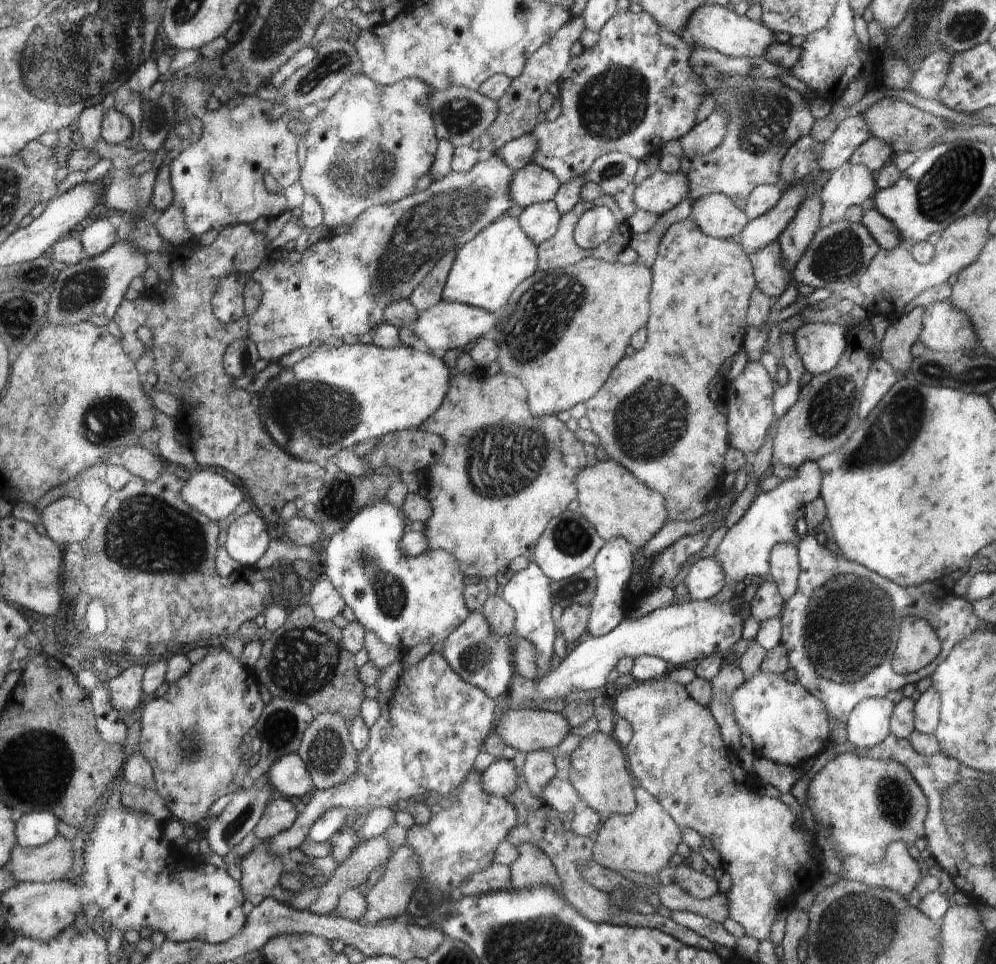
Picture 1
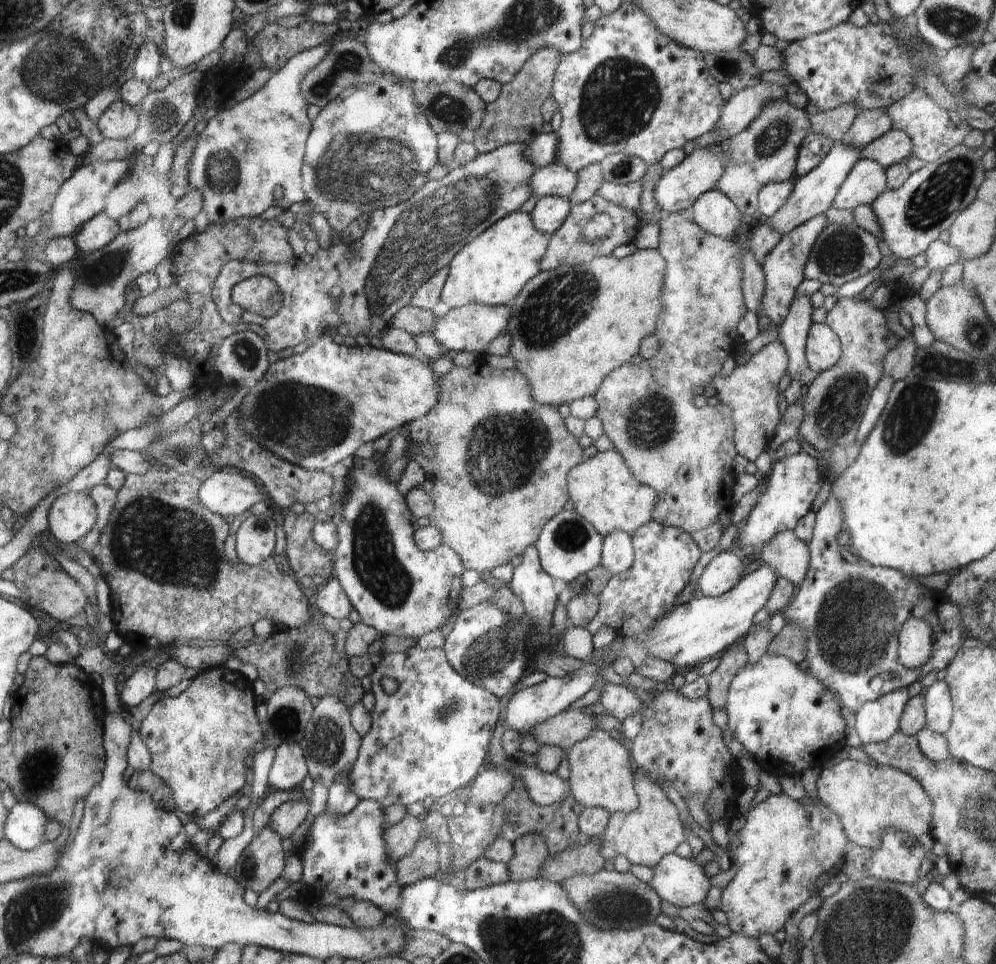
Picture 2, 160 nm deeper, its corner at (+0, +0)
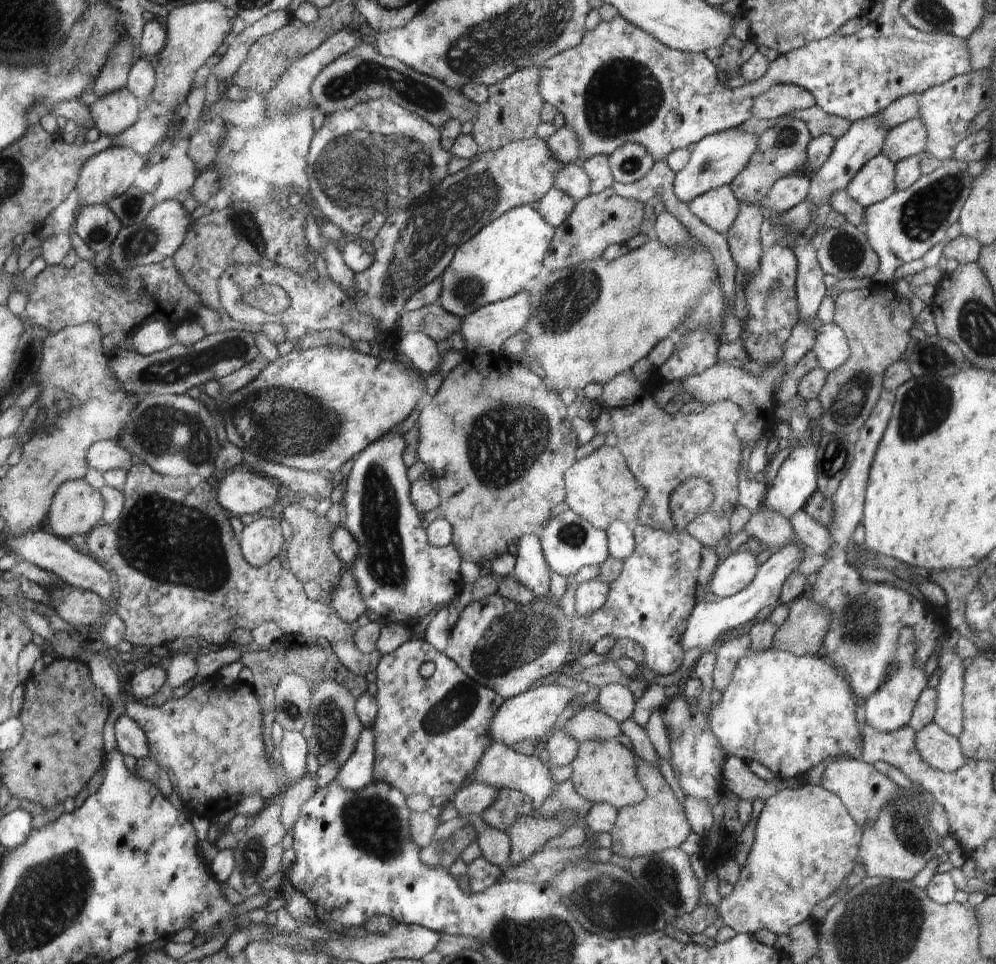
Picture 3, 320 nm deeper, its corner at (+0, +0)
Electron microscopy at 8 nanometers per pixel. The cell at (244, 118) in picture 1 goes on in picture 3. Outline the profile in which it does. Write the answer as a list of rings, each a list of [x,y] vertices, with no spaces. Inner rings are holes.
[[[350,25],[343,28],[342,31],[335,32],[316,51],[312,51],[308,56],[292,64],[284,72],[284,76],[280,78],[276,88],[266,95],[269,106],[267,115],[269,118],[265,125],[245,129],[228,125],[227,123],[223,124],[227,128],[227,140],[219,152],[217,161],[212,164],[212,167],[216,167],[221,174],[221,178],[217,179],[221,184],[221,188],[228,186],[228,184],[234,186],[234,198],[250,203],[255,207],[262,206],[272,200],[272,186],[278,186],[278,188],[288,188],[290,186],[290,192],[298,192],[304,199],[309,198],[308,175],[306,172],[307,154],[309,153],[313,134],[315,133],[312,127],[314,102],[311,95],[311,86],[323,68],[326,68],[326,66],[334,62],[339,56],[346,54],[360,44],[362,44],[362,35],[357,25]]]

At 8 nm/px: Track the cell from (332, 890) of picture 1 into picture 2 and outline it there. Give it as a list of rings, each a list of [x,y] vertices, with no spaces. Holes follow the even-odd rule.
[[[410,814],[386,828],[384,840],[387,842],[387,858],[396,862],[410,854],[421,836],[422,828],[425,828],[422,818]]]

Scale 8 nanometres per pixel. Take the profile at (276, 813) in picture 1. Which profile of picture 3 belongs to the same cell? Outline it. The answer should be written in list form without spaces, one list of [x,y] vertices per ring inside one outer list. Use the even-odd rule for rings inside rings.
[[[306,774],[292,782],[282,797],[280,820],[285,827],[290,827],[298,820],[303,802],[309,799],[319,787],[315,774]]]

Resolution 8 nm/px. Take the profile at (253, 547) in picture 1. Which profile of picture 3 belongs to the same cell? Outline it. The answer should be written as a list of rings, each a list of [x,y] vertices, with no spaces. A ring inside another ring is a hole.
[[[262,516],[244,526],[240,533],[244,556],[248,564],[256,567],[264,566],[276,557],[284,542],[280,520],[276,517]]]

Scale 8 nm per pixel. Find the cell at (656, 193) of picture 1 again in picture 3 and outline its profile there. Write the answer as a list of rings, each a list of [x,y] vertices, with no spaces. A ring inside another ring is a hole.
[[[737,127],[708,135],[694,146],[688,164],[675,173],[674,194],[682,202],[688,204],[696,196],[703,195],[706,191],[729,185],[745,170],[758,146],[758,135],[740,131]]]

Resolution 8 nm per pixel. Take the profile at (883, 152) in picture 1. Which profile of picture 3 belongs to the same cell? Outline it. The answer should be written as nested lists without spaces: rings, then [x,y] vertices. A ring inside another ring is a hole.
[[[914,118],[892,127],[885,138],[883,152],[893,163],[924,154],[927,143],[927,126]]]

